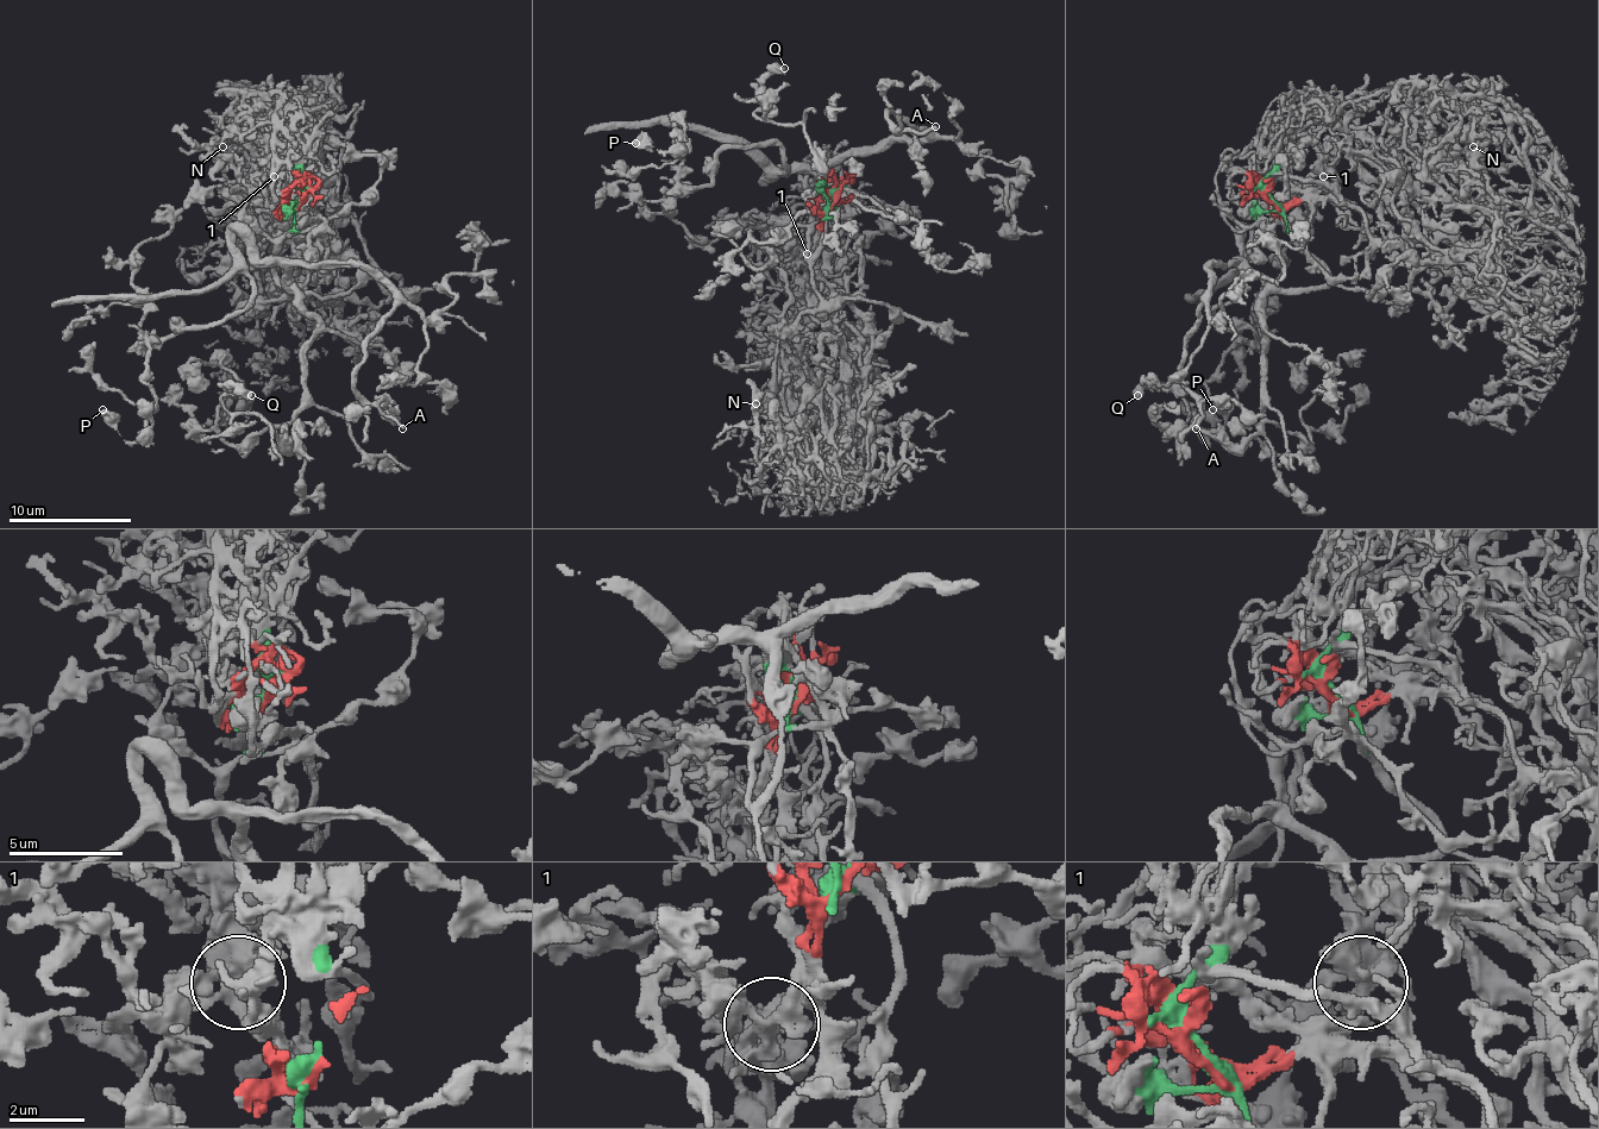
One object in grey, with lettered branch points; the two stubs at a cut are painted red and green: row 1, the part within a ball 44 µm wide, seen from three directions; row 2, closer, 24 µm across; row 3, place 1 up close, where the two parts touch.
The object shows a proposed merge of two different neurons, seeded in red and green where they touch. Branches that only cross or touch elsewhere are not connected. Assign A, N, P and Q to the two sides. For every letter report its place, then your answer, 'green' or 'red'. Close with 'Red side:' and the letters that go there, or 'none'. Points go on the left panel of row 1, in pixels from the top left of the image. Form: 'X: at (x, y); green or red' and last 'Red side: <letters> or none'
A: at (402, 428); green
N: at (223, 146); red
P: at (102, 409); green
Q: at (251, 395); green
Red side: N

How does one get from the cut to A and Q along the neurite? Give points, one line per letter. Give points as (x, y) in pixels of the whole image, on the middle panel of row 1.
A: (834, 202), (810, 237), (810, 258), (820, 245), (822, 171), (927, 135), (886, 113), (902, 129), (936, 125)
Q: (834, 202), (810, 258), (826, 206), (850, 193), (828, 190), (807, 132), (754, 113), (785, 67)

